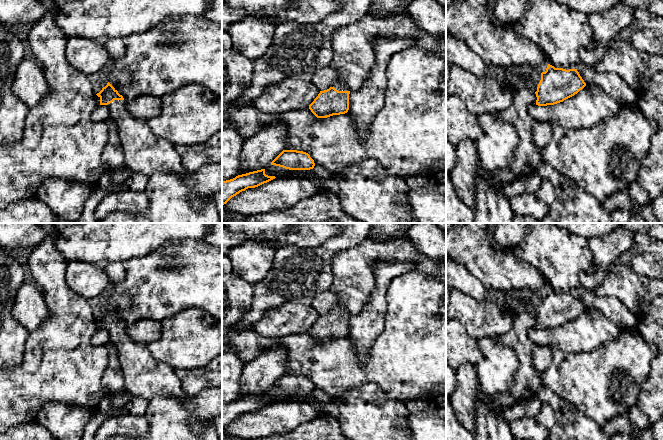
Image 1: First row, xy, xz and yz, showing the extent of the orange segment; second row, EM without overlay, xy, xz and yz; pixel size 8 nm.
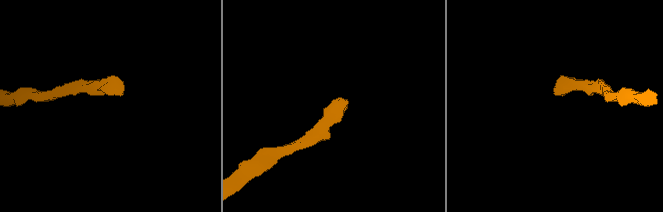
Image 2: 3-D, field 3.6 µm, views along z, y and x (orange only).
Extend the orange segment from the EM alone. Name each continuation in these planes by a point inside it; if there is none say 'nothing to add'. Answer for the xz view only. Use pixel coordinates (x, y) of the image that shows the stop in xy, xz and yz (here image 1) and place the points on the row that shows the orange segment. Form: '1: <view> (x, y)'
1: xz (339, 86)

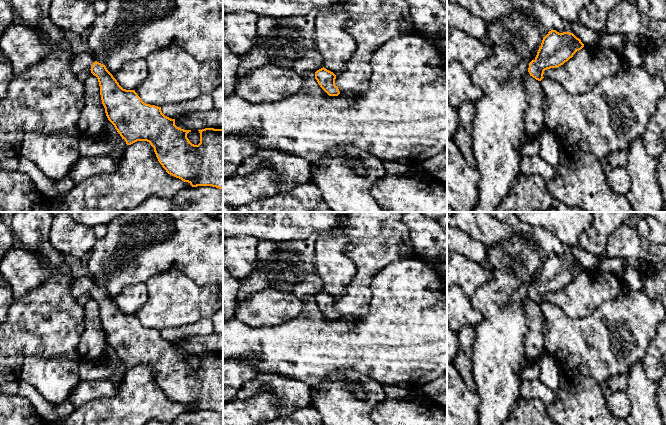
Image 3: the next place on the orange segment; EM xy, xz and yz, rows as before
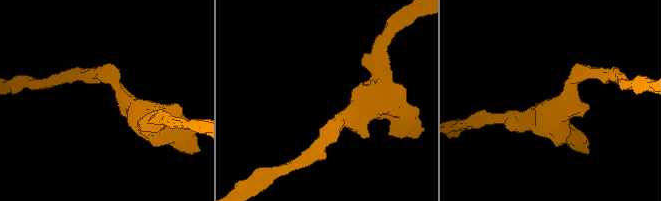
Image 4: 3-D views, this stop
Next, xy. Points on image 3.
nothing to add

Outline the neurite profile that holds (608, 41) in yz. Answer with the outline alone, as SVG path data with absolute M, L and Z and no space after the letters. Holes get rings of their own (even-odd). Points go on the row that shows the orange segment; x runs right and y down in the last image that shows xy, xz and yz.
M601 34L601 39L599 40L597 46L603 49L615 50L616 48L629 43L628 40L619 34Z

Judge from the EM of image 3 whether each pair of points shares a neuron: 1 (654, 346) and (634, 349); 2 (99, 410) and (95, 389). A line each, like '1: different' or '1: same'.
1: different
2: different

